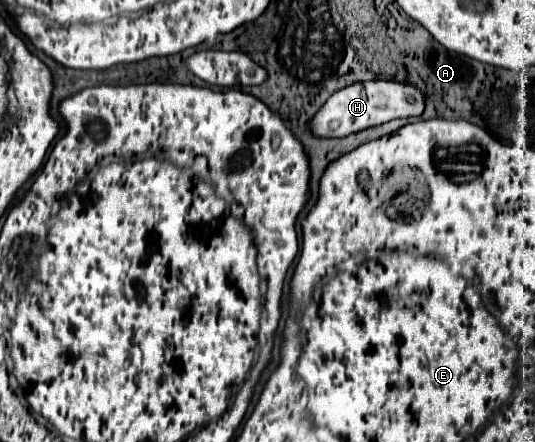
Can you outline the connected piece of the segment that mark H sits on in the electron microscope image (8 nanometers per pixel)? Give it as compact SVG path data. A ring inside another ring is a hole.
M376 79L376 81L356 83L354 87L346 87L334 93L326 101L324 109L320 109L312 119L312 133L316 137L344 137L374 125L382 125L396 117L418 117L422 115L422 111L424 111L424 99L416 87L396 81Z

